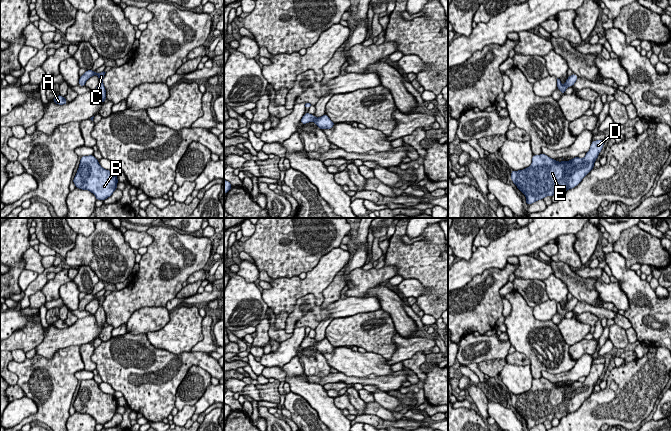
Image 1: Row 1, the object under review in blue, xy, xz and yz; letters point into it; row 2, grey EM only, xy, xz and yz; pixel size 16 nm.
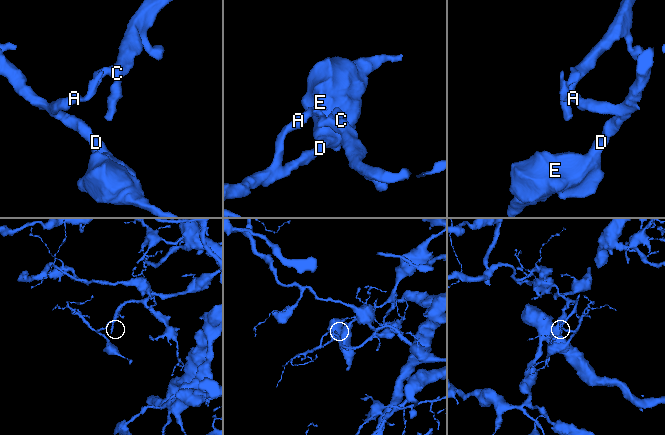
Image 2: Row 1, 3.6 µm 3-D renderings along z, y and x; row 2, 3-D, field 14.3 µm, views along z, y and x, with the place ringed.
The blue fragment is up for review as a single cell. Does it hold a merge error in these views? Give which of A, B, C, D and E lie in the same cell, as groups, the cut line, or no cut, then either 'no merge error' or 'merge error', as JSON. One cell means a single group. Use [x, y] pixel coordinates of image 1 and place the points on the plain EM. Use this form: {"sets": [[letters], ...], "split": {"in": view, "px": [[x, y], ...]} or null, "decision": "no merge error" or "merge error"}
{"sets": [["A", "B", "C", "D", "E"]], "split": null, "decision": "no merge error"}

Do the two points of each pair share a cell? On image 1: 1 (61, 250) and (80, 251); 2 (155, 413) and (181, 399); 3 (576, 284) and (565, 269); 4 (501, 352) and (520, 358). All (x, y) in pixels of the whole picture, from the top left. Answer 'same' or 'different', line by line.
1: different
2: different
3: same
4: different

